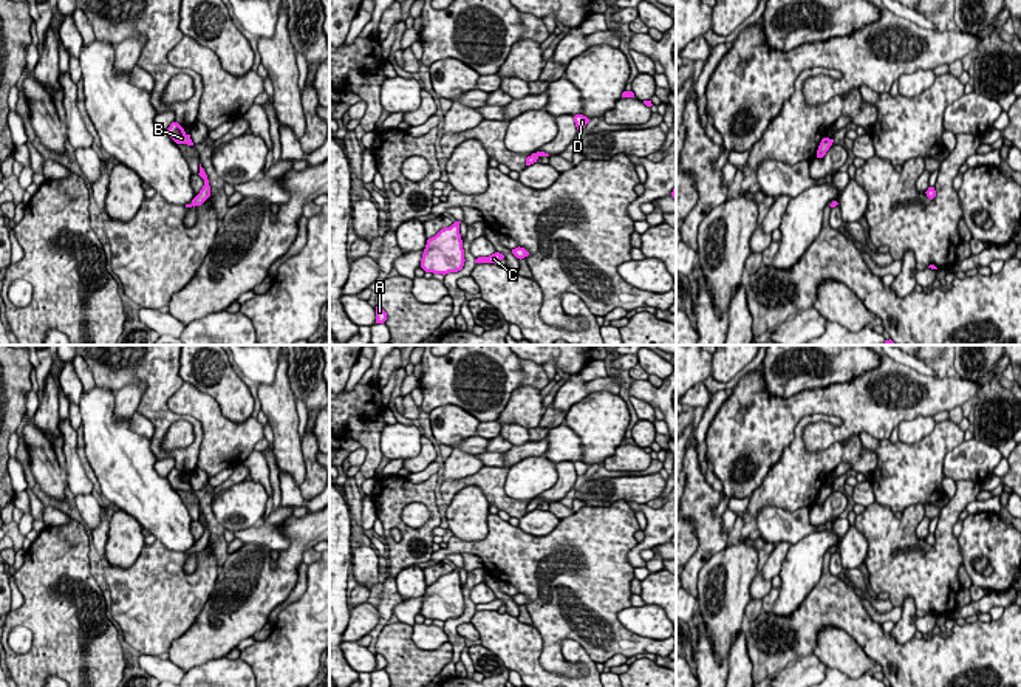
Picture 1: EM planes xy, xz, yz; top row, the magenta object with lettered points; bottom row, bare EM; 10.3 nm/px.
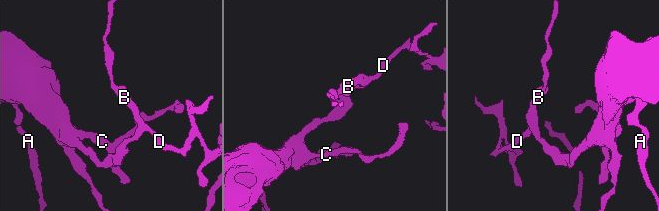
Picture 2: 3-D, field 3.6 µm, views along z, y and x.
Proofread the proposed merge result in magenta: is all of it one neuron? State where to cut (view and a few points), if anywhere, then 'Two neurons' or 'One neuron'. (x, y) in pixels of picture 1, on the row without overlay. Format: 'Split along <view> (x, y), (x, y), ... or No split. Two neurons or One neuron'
No split. One neuron

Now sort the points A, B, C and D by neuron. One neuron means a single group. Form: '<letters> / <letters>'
A B C D

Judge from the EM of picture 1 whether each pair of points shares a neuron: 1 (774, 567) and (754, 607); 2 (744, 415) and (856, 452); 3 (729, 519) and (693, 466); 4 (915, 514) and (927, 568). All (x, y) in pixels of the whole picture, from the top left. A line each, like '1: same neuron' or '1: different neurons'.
1: same neuron
2: different neurons
3: different neurons
4: same neuron

